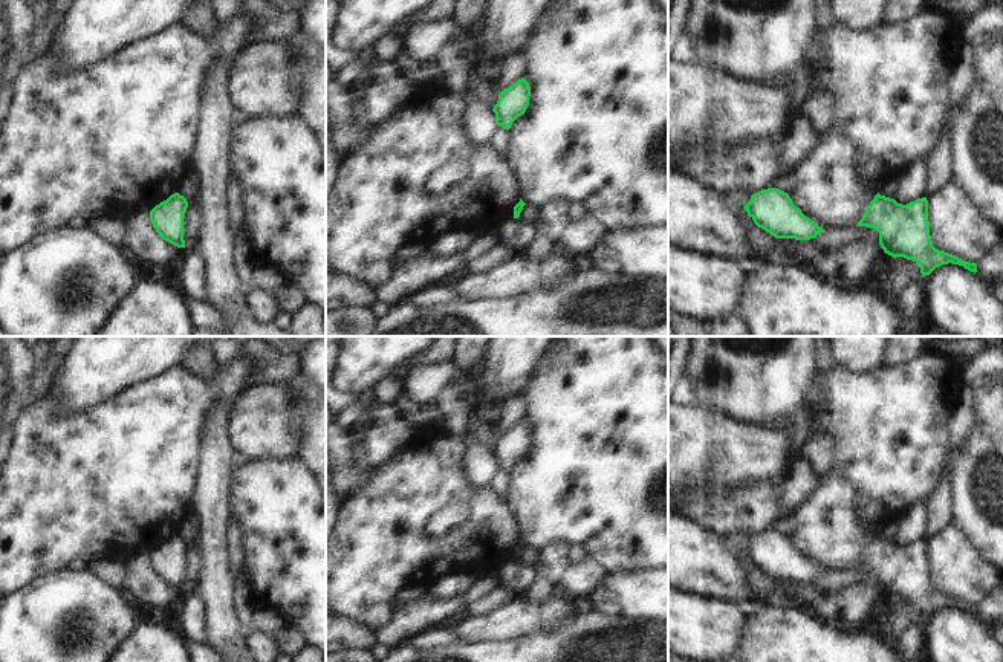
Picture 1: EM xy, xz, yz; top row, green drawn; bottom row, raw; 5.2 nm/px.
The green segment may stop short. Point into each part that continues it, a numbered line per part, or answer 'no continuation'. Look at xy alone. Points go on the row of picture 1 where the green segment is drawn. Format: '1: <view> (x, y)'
no continuation

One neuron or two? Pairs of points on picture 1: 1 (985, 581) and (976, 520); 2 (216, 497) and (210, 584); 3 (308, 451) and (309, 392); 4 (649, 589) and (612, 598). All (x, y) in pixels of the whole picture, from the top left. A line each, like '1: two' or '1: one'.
1: two
2: one
3: one
4: one

